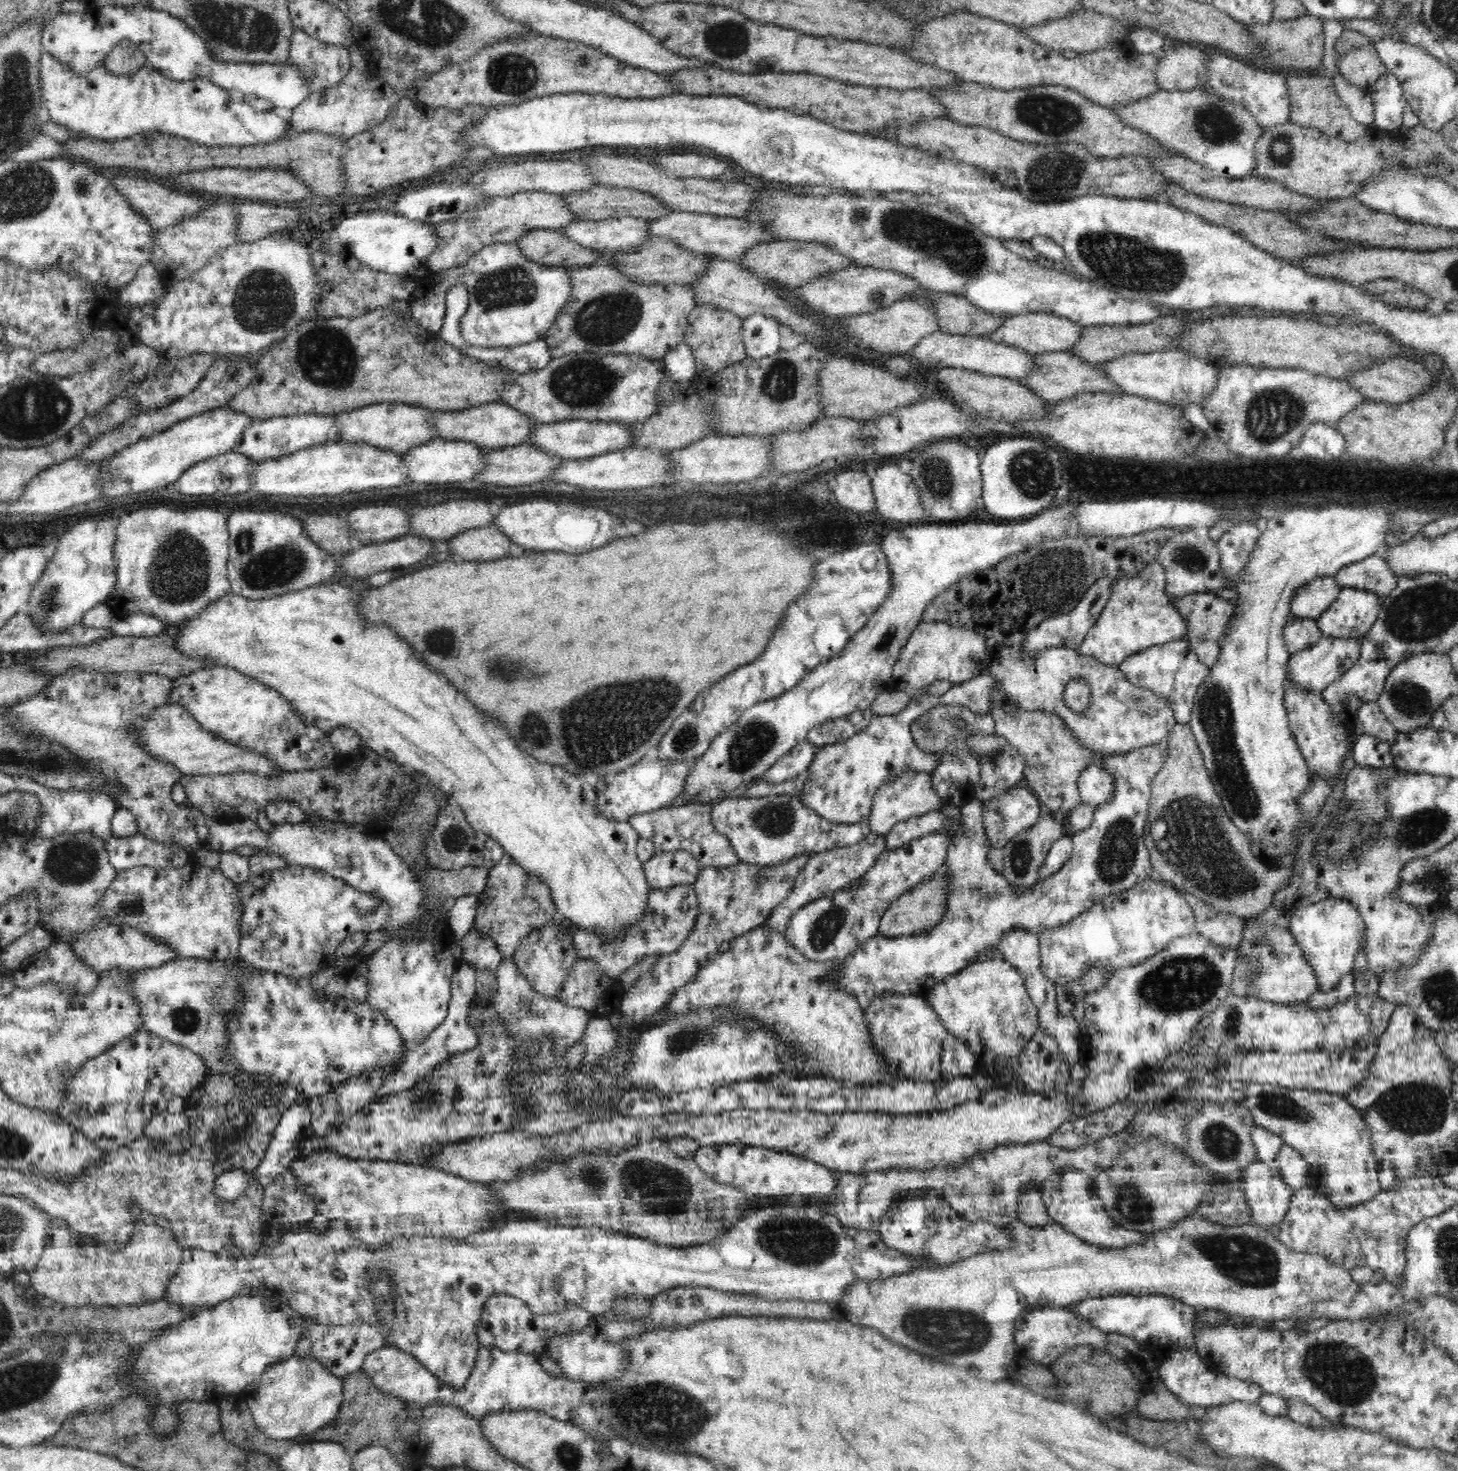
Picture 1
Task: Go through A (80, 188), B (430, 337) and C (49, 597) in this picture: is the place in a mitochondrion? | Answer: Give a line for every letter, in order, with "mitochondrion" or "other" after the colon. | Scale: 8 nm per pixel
A: mitochondrion
B: other
C: mitochondrion

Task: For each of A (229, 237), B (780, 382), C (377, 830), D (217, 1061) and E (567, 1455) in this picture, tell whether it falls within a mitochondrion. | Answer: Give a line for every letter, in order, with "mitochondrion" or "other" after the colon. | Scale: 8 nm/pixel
A: other
B: mitochondrion
C: other
D: other
E: mitochondrion

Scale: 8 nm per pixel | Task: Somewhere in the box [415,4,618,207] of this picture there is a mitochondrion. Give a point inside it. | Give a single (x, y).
(509, 74)

